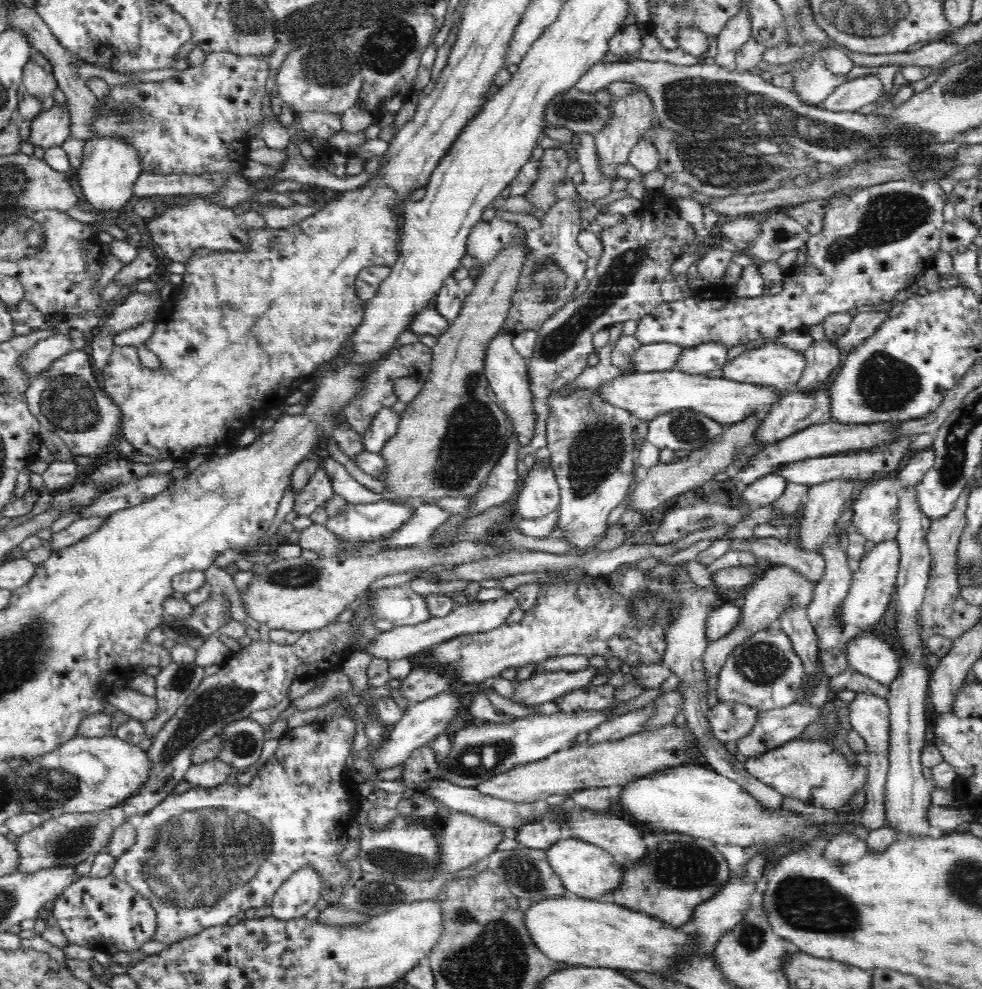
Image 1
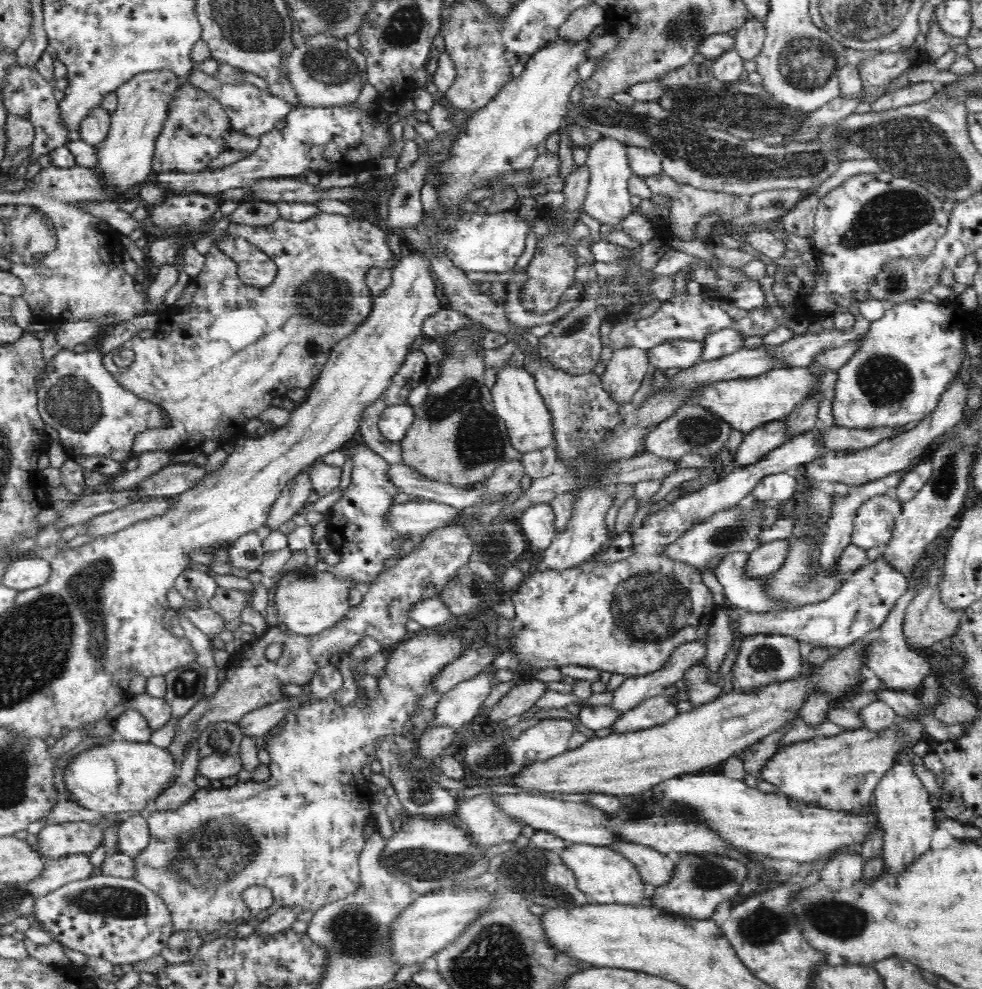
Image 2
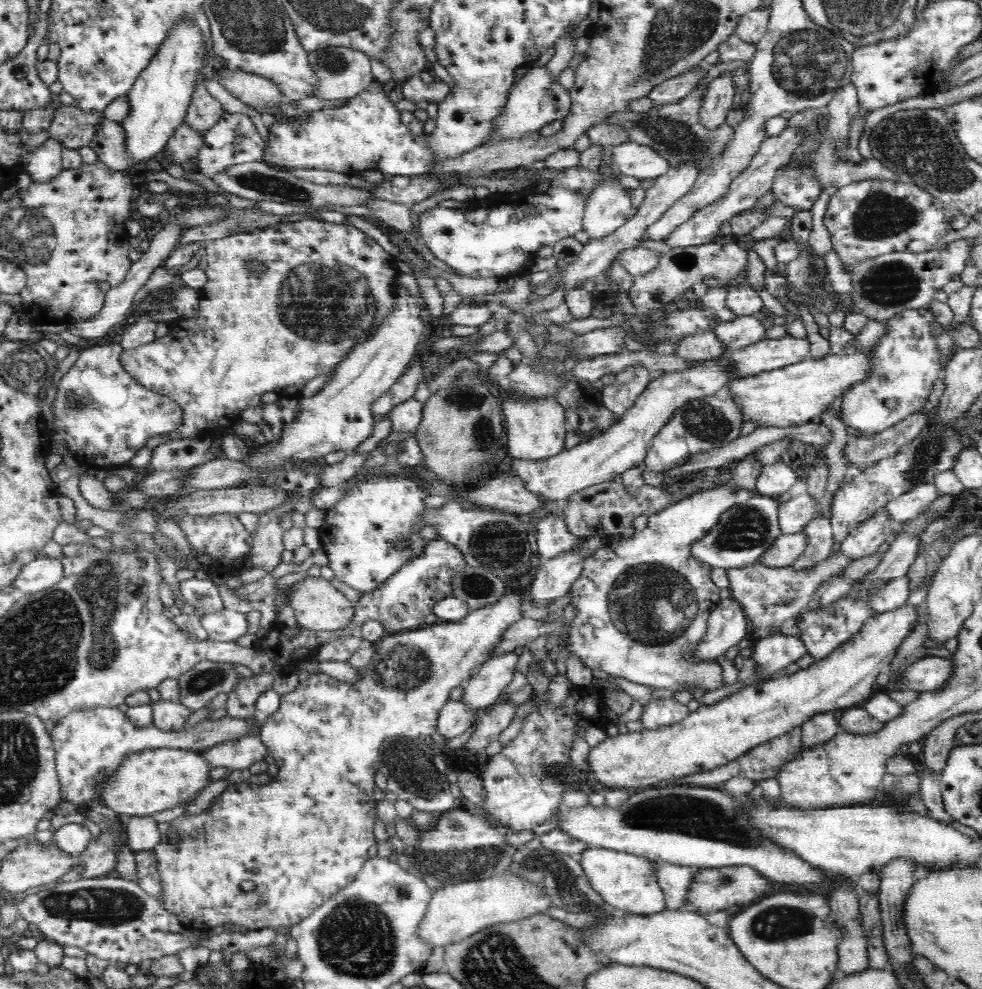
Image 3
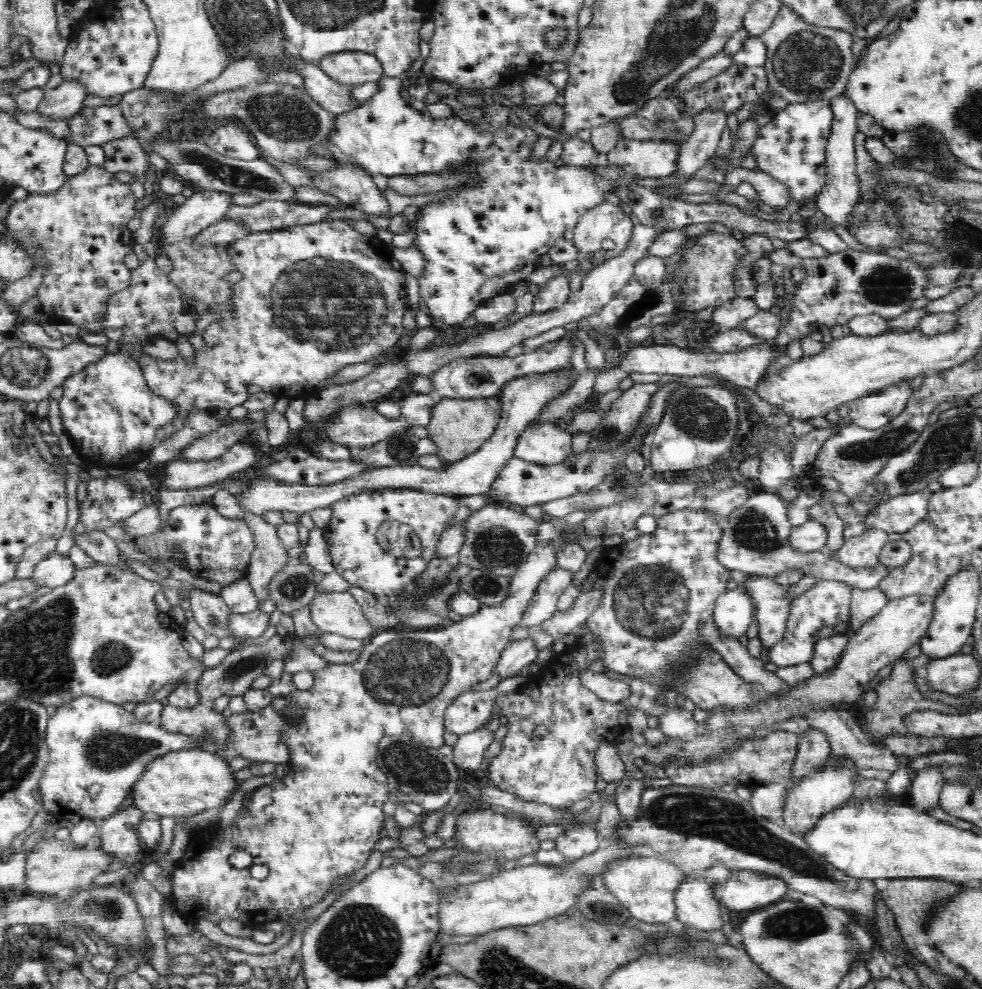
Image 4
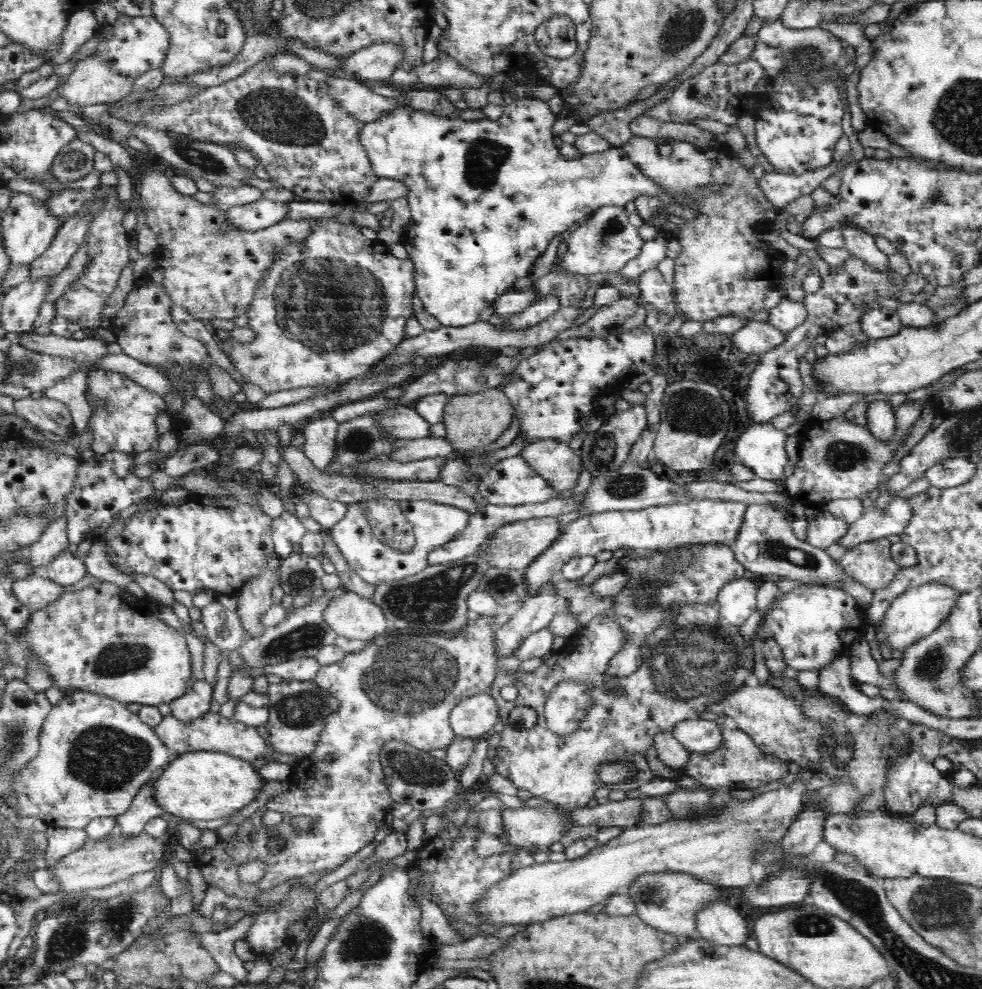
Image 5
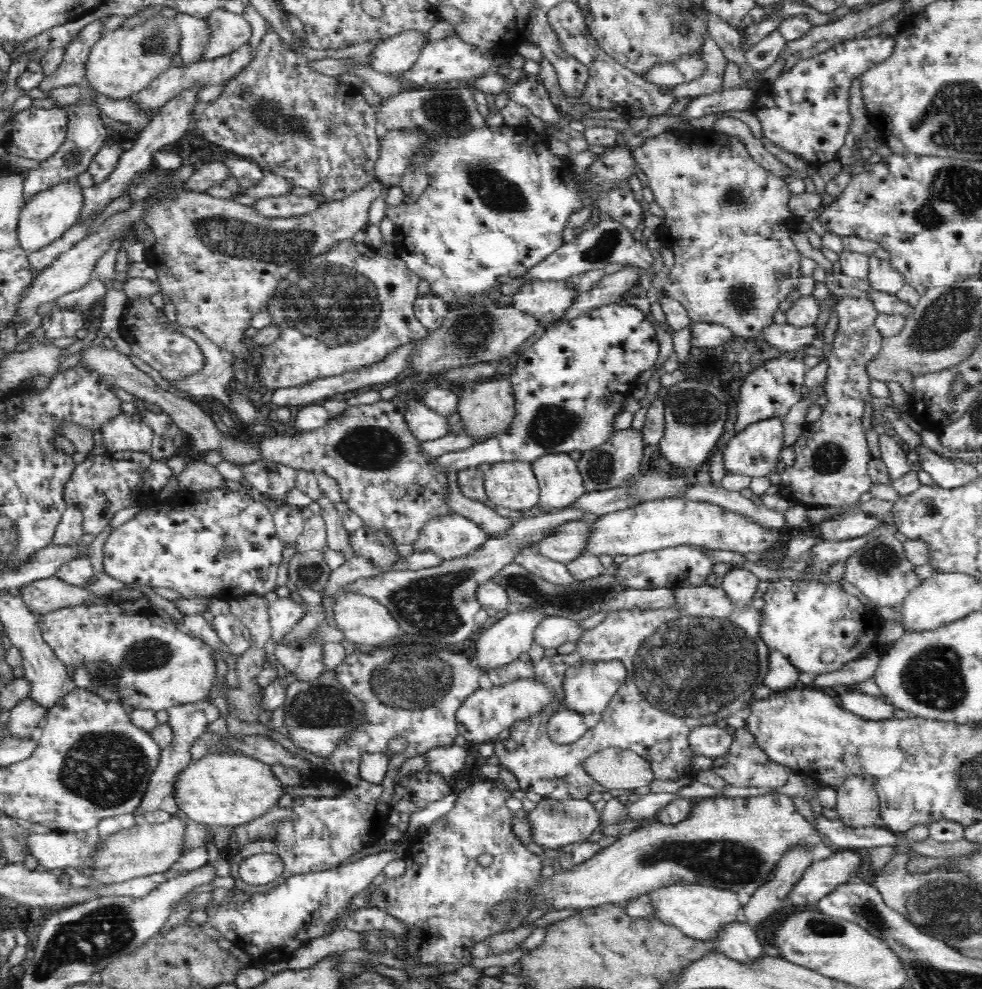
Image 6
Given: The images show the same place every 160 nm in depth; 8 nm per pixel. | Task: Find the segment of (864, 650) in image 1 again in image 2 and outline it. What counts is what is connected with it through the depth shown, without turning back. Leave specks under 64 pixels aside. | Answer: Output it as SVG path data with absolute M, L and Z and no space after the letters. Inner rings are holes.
M923 576L918 580L918 584L910 584L906 594L903 594L897 601L896 605L889 612L887 620L882 627L874 632L874 638L868 646L866 653L866 665L872 670L872 673L884 683L888 689L902 689L916 692L924 680L924 676L930 676L932 668L924 658L909 648L904 635L904 618L910 600L914 598L916 590L924 584Z

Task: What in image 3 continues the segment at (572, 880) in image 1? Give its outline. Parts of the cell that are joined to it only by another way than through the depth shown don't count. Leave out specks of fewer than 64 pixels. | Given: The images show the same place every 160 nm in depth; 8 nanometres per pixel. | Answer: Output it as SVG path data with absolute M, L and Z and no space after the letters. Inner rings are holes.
M589 847L576 857L584 869L588 883L600 897L614 908L633 914L660 913L665 909L665 898L661 886L656 883L656 872L650 859L640 855L618 852L612 849Z

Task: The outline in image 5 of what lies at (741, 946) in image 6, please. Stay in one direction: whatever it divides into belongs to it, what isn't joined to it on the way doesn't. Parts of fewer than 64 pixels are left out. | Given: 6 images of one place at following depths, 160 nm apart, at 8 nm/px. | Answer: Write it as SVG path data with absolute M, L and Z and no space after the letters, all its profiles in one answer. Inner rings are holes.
M725 901L716 902L696 915L697 936L701 940L720 946L744 947L746 940L752 937L748 922Z

